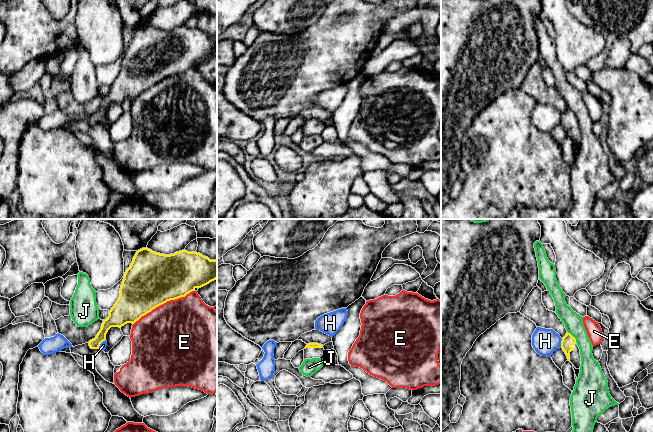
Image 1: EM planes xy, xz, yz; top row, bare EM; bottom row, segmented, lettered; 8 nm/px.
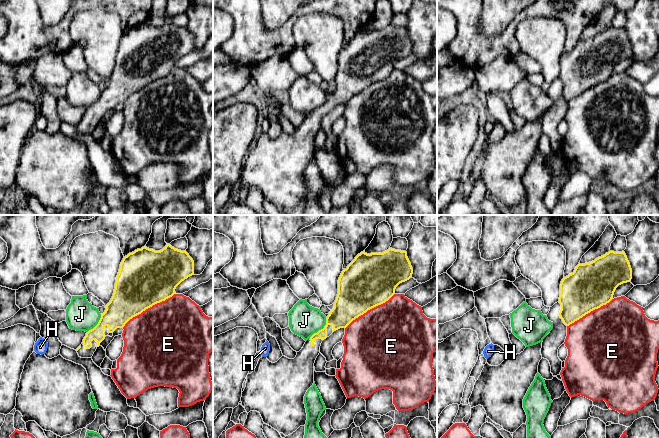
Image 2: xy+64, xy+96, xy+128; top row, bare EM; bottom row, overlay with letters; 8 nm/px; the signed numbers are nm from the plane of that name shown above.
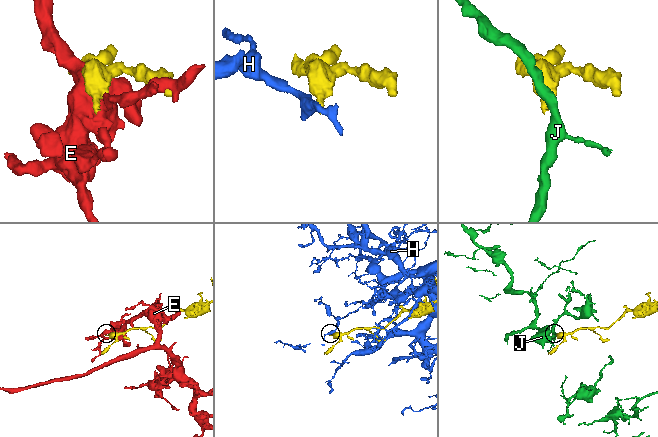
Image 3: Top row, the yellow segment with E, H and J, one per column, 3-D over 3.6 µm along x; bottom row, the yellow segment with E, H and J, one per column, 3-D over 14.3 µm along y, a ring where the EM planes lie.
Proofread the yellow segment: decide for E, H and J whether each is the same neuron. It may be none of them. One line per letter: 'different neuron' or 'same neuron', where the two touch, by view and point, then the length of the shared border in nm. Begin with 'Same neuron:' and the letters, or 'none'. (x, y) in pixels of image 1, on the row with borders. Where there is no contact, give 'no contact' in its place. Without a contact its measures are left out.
Same neuron: none
E: different neuron; meets yellow in xy at (163, 303); contact 550 nm long
H: different neuron; meets yellow in yz at (561, 343); contact 80 nm long
J: different neuron; meets yellow in yz at (573, 337); contact 120 nm long

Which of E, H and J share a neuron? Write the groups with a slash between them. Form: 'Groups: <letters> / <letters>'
Groups: E / H / J

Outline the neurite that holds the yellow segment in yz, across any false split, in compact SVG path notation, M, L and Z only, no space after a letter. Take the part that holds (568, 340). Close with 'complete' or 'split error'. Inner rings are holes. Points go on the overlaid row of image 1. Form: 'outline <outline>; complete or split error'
outline M567 332L562 338L561 348L565 352L568 361L570 361L576 369L580 369L581 355L575 337Z; split error

